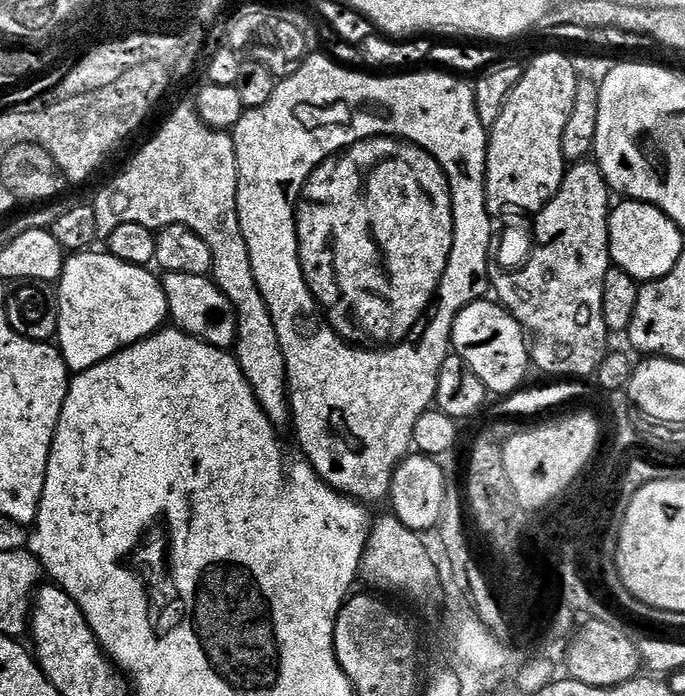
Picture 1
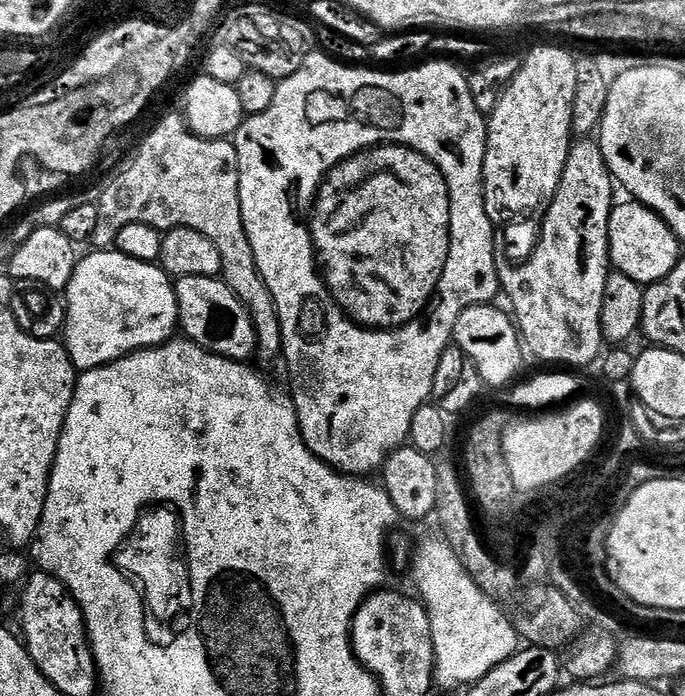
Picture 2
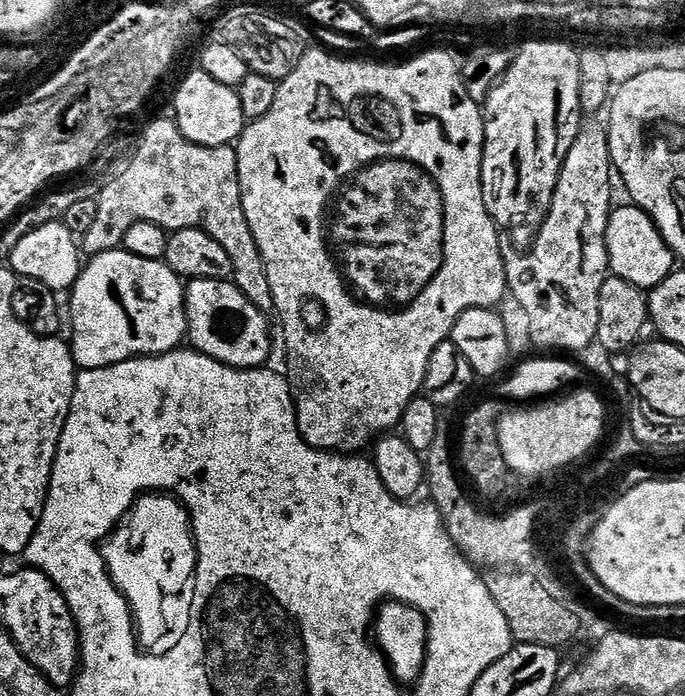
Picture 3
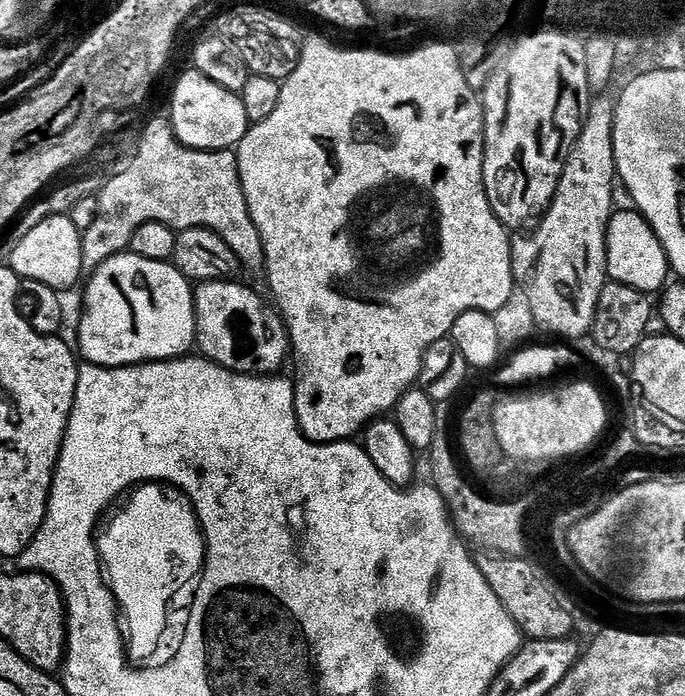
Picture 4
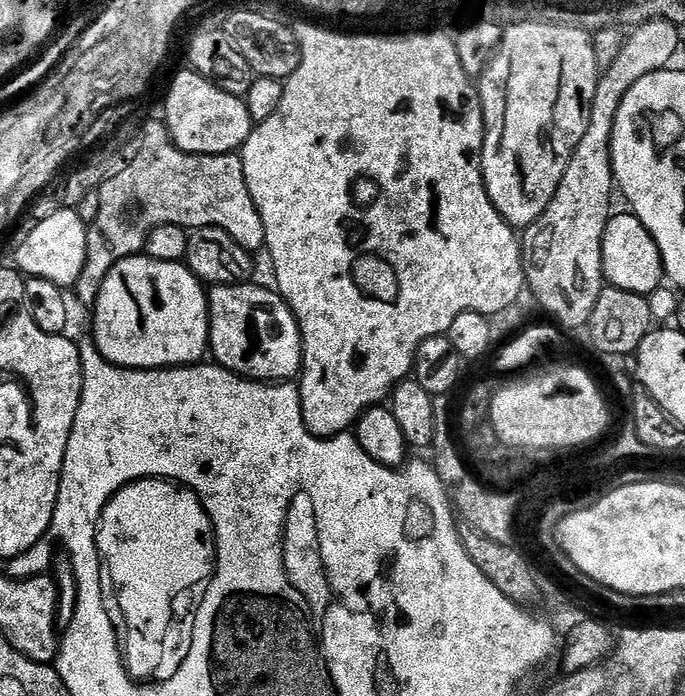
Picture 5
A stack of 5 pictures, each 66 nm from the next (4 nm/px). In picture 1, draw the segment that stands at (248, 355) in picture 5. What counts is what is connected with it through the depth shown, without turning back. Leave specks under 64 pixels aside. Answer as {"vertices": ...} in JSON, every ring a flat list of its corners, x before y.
{"vertices":[[166,272,163,273,162,283,168,303,168,315,175,327,185,332,187,336,205,340,215,348,228,350,235,345,236,311,230,298,226,298,222,290,218,290,218,286,211,278,198,274]]}

